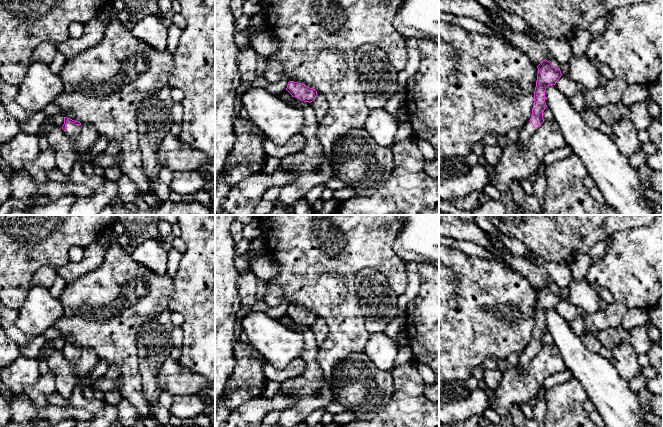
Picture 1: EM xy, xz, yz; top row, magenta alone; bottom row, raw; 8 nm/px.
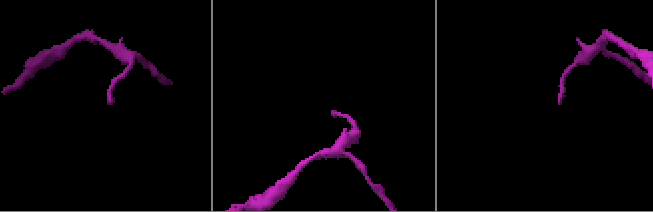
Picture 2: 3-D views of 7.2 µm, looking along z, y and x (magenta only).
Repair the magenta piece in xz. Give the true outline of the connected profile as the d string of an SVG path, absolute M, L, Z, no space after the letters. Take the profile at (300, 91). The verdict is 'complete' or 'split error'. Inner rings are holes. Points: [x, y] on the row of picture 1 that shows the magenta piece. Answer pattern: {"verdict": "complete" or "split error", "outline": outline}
{"verdict": "complete", "outline": "M289 81L286 90L295 98L311 103L317 94L317 91L313 88L306 86L305 84Z"}

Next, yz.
{"verdict": "split error", "outline": "M546 59L538 66L538 74L536 87L534 91L534 105L532 108L532 116L530 120L519 129L519 137L517 144L521 149L525 149L530 137L535 133L536 129L544 122L543 112L547 107L545 102L545 90L549 85L555 85L562 76L560 68L554 67Z"}

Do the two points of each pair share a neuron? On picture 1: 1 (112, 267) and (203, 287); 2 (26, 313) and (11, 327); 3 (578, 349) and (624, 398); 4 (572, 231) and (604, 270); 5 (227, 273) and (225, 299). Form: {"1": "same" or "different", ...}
{"1": "different", "2": "different", "3": "same", "4": "different", "5": "same"}

